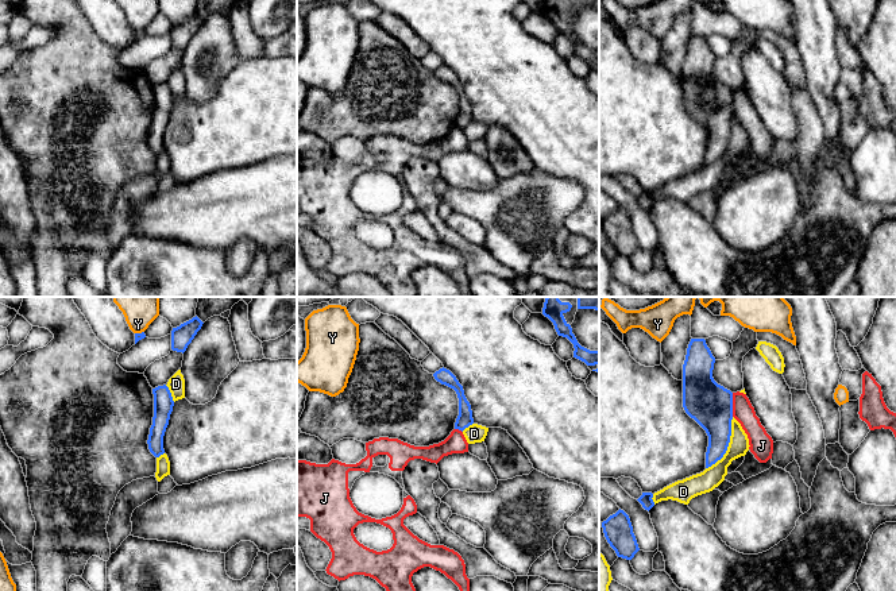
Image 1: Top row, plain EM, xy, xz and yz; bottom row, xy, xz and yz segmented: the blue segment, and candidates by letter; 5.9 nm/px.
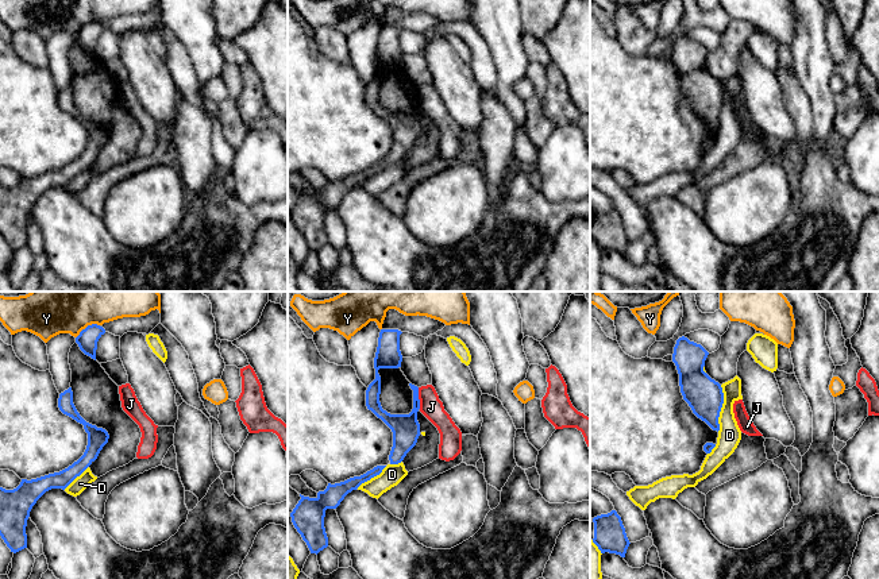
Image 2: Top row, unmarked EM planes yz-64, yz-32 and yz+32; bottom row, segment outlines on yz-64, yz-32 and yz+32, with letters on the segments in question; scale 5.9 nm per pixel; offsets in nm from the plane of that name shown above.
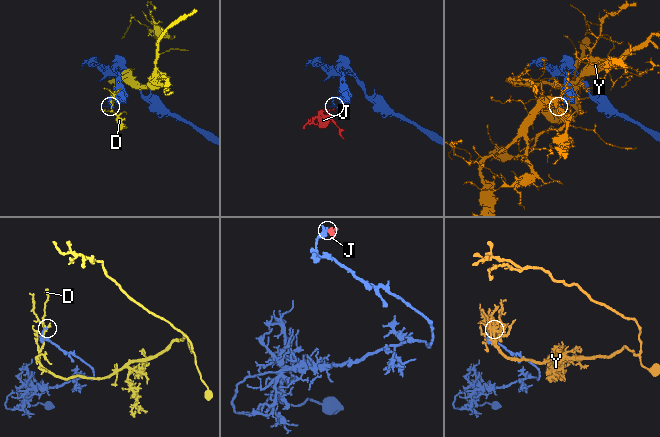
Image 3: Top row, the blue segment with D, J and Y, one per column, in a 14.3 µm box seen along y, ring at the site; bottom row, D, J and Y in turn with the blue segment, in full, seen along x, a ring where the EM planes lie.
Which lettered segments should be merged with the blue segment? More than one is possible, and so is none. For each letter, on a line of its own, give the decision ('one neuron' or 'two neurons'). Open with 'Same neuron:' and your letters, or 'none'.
Same neuron: none
D: two neurons
J: two neurons
Y: two neurons

